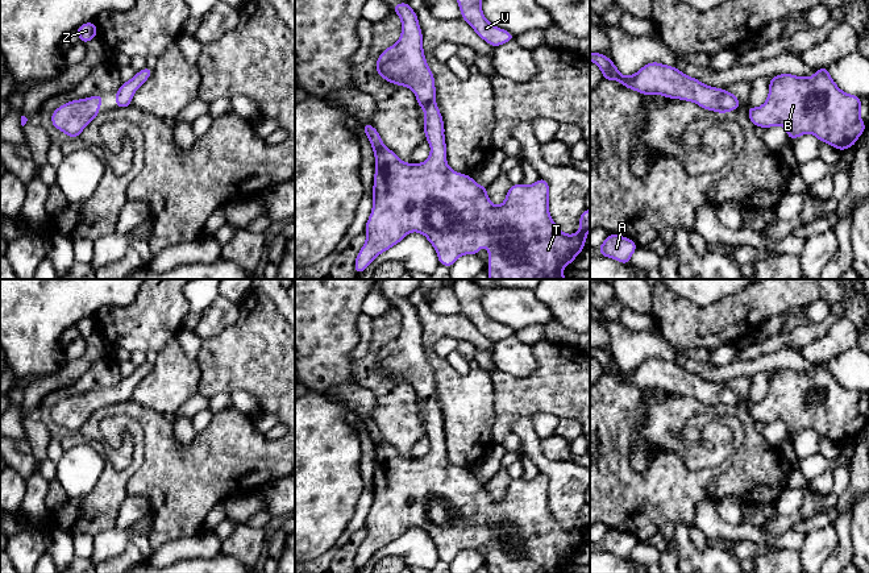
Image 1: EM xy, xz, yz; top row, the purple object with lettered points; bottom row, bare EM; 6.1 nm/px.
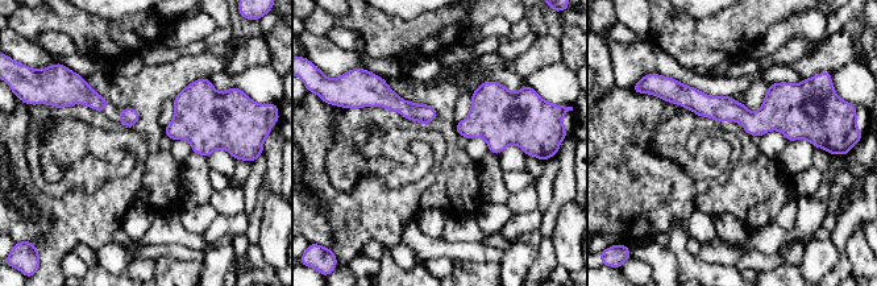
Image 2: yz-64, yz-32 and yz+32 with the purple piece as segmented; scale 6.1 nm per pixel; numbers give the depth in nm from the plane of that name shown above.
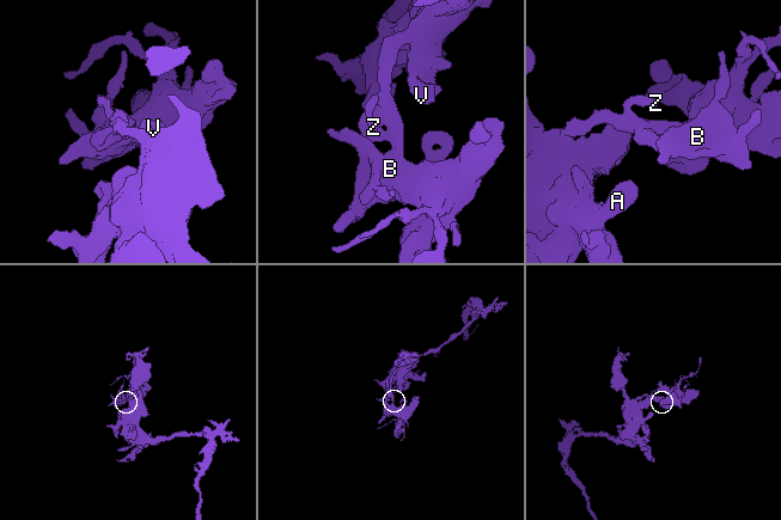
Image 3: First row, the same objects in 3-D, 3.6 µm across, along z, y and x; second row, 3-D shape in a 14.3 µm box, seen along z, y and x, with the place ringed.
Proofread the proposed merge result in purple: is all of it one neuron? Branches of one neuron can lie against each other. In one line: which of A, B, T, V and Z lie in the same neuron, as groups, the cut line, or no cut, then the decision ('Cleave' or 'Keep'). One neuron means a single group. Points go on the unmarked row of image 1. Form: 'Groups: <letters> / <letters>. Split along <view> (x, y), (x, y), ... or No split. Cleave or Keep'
Groups: A B T V Z. No split. Keep

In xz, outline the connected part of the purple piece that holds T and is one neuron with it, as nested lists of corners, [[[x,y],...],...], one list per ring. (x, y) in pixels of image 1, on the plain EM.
[[[399,298],[394,302],[402,315],[402,329],[396,339],[381,348],[377,354],[375,368],[386,377],[411,383],[416,390],[417,400],[424,404],[424,428],[431,440],[431,449],[423,458],[406,458],[398,449],[382,437],[378,425],[370,419],[362,419],[365,429],[371,437],[375,450],[375,469],[373,481],[373,505],[365,520],[366,537],[357,549],[354,565],[357,569],[383,547],[400,537],[408,528],[424,530],[436,544],[438,559],[450,562],[461,551],[479,549],[479,543],[488,544],[488,573],[565,573],[564,561],[573,560],[574,553],[585,544],[590,527],[590,505],[579,511],[579,526],[565,530],[553,516],[549,508],[549,478],[540,473],[533,479],[512,479],[502,501],[494,501],[487,491],[487,482],[479,481],[470,470],[452,465],[446,458],[445,422],[440,404],[436,399],[434,371],[429,364],[424,345],[423,328],[419,314],[409,298]]]

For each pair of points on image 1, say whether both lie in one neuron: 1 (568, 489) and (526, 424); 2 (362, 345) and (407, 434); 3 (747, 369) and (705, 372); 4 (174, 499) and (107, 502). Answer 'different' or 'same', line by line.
1: same
2: different
3: same
4: different

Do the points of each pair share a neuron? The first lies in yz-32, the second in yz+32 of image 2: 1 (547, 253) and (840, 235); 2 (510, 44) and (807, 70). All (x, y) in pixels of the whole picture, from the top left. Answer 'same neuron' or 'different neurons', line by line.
1: same neuron
2: different neurons

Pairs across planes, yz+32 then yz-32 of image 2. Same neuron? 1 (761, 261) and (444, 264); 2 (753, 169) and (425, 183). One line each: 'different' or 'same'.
1: same
2: different

